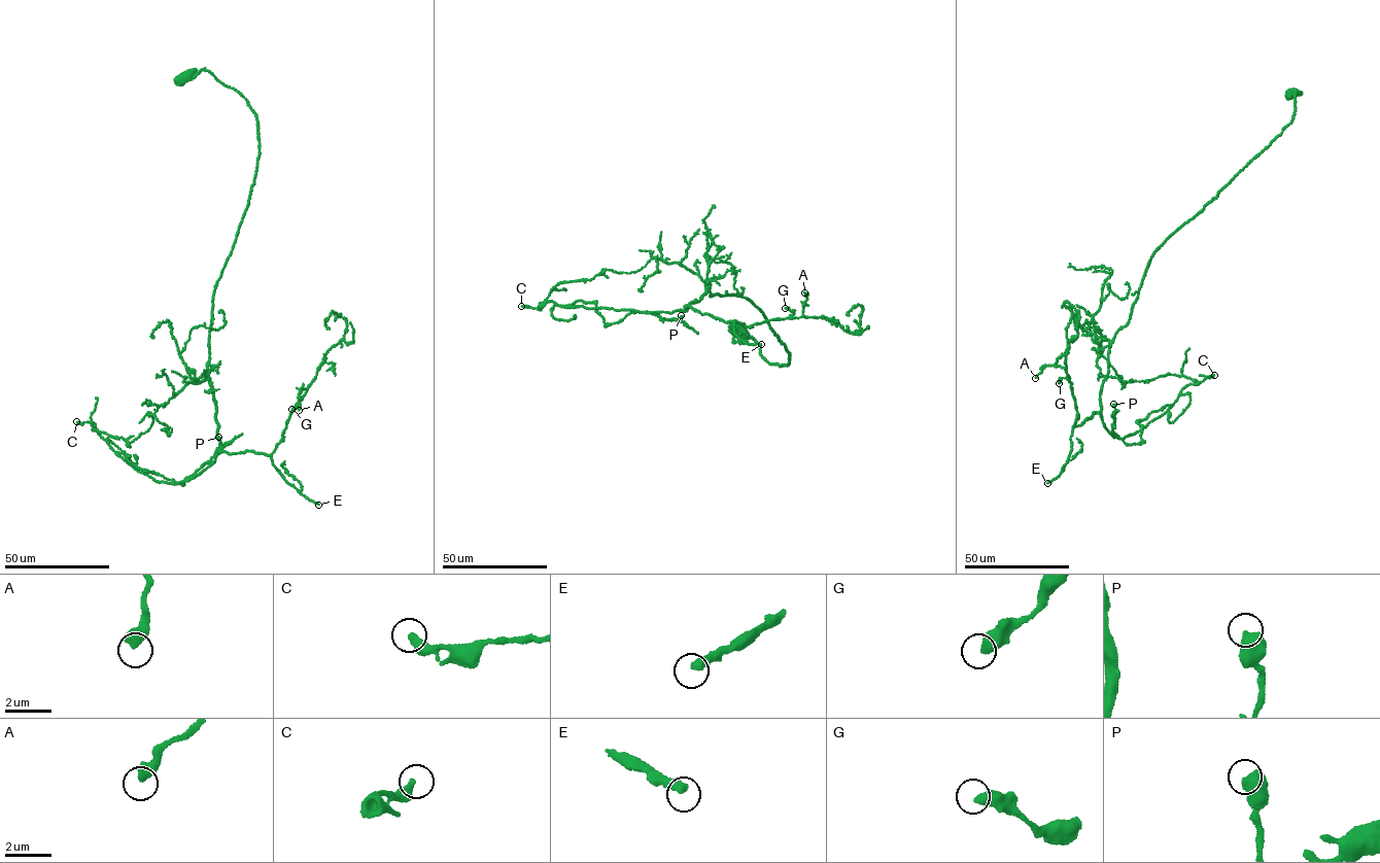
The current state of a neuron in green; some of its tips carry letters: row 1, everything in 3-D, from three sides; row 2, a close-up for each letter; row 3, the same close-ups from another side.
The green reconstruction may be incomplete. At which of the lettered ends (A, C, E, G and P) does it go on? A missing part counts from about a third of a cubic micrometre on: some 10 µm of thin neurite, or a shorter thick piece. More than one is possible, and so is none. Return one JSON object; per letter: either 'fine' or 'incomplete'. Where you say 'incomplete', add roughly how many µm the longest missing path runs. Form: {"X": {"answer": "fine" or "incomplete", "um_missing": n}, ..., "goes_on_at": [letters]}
{"A": {"answer": "fine"}, "C": {"answer": "fine"}, "E": {"answer": "incomplete", "um_missing": 40}, "G": {"answer": "fine"}, "P": {"answer": "fine"}, "goes_on_at": ["E"]}

